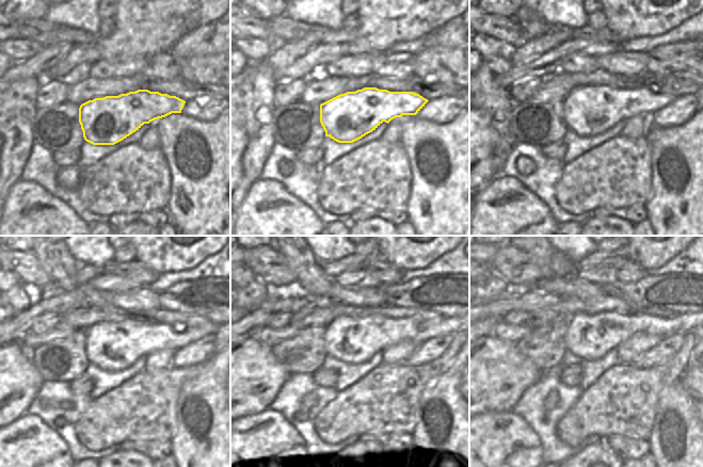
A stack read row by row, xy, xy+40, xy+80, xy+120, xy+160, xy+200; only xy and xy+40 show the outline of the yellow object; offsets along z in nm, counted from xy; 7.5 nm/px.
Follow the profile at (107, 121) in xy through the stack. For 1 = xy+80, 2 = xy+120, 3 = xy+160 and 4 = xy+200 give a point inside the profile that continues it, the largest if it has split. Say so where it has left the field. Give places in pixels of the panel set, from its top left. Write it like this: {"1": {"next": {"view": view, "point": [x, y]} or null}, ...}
{"1": {"next": {"view": "xy+80", "point": [588, 110]}}, "2": {"next": {"view": "xy+120", "point": [110, 345]}}, "3": {"next": {"view": "xy+160", "point": [354, 340]}}, "4": {"next": {"view": "xy+200", "point": [589, 336]}}}

